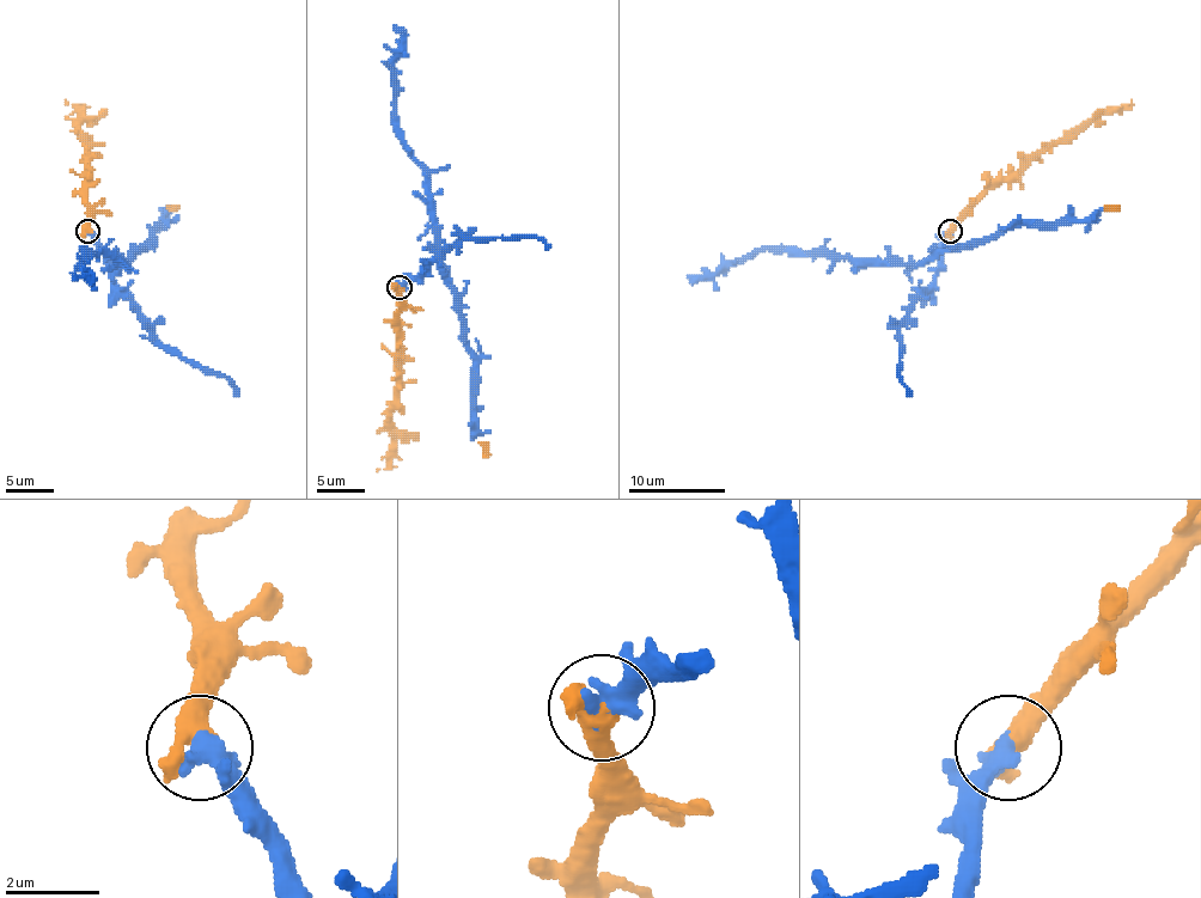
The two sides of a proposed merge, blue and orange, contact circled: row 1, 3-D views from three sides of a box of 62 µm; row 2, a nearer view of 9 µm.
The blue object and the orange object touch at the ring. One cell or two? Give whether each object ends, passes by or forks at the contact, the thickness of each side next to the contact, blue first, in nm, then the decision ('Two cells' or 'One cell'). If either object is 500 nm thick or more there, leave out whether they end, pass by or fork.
Thickness 550 nm (blue) against 320 nm. One cell

